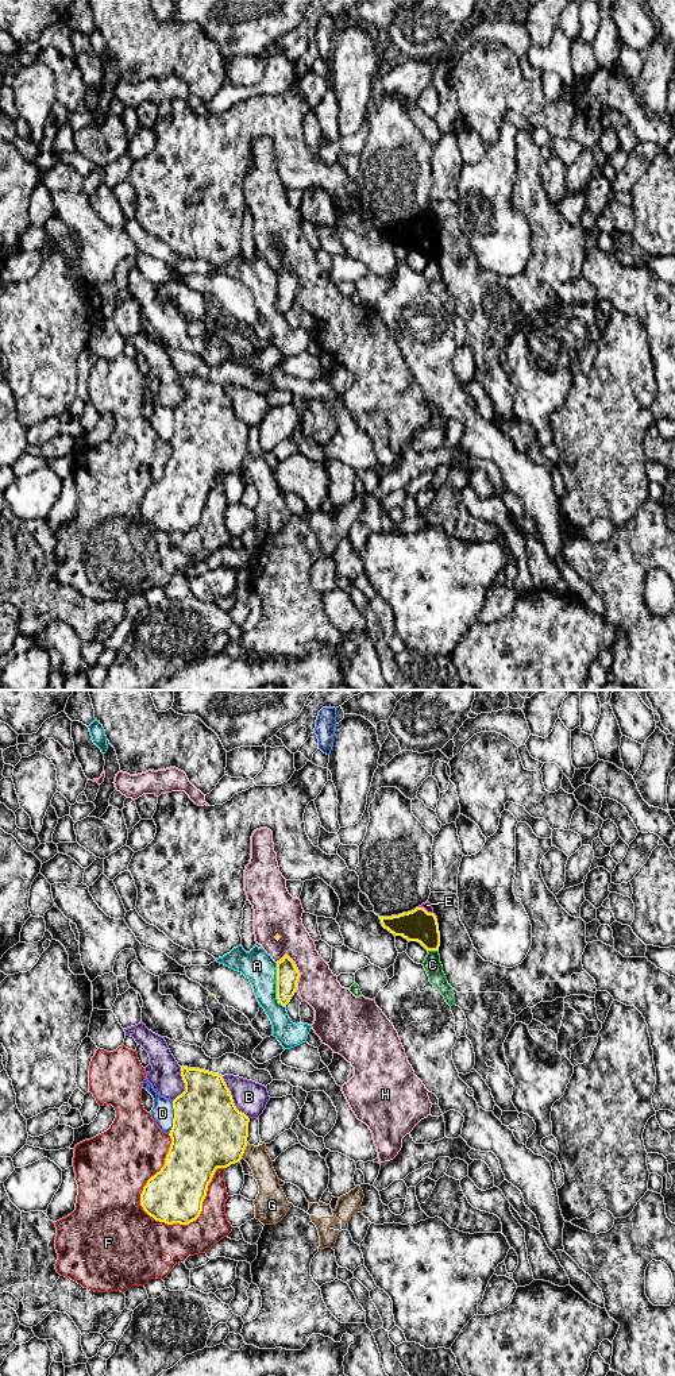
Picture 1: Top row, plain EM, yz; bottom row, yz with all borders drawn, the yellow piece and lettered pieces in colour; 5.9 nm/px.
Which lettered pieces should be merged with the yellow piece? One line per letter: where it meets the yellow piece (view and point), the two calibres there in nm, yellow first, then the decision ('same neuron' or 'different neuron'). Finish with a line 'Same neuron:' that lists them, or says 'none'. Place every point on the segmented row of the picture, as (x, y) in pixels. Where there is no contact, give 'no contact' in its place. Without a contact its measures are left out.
A: contact yz (277, 985); calibres 130 and 180 nm; different neuron
B: contact yz (231, 1098); calibres 440 and 190 nm; different neuron
C: contact yz (434, 949); calibres 190 and 100 nm; different neuron
D: contact yz (174, 1117); calibres 440 and 140 nm; different neuron
E: contact yz (424, 909); calibres 190 and 50 nm; same neuron
F: contact yz (142, 1193); calibres 340 and 440 nm; different neuron
G: contact yz (243, 1151); calibres 440 and 130 nm; different neuron
H: contact yz (299, 972); calibres 130 and 240 nm; different neuron
Same neuron: E

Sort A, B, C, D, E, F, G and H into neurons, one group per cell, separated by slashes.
A / B / C / D / E / F / G / H

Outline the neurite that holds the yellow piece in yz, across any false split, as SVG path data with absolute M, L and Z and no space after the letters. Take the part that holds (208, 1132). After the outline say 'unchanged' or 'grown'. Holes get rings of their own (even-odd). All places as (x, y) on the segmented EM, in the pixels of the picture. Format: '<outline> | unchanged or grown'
M181 1067L185 1091L173 1101L171 1144L159 1172L140 1194L140 1206L155 1221L189 1225L202 1211L208 1186L217 1168L239 1163L247 1146L250 1118L239 1111L230 1088L219 1074Z | unchanged

